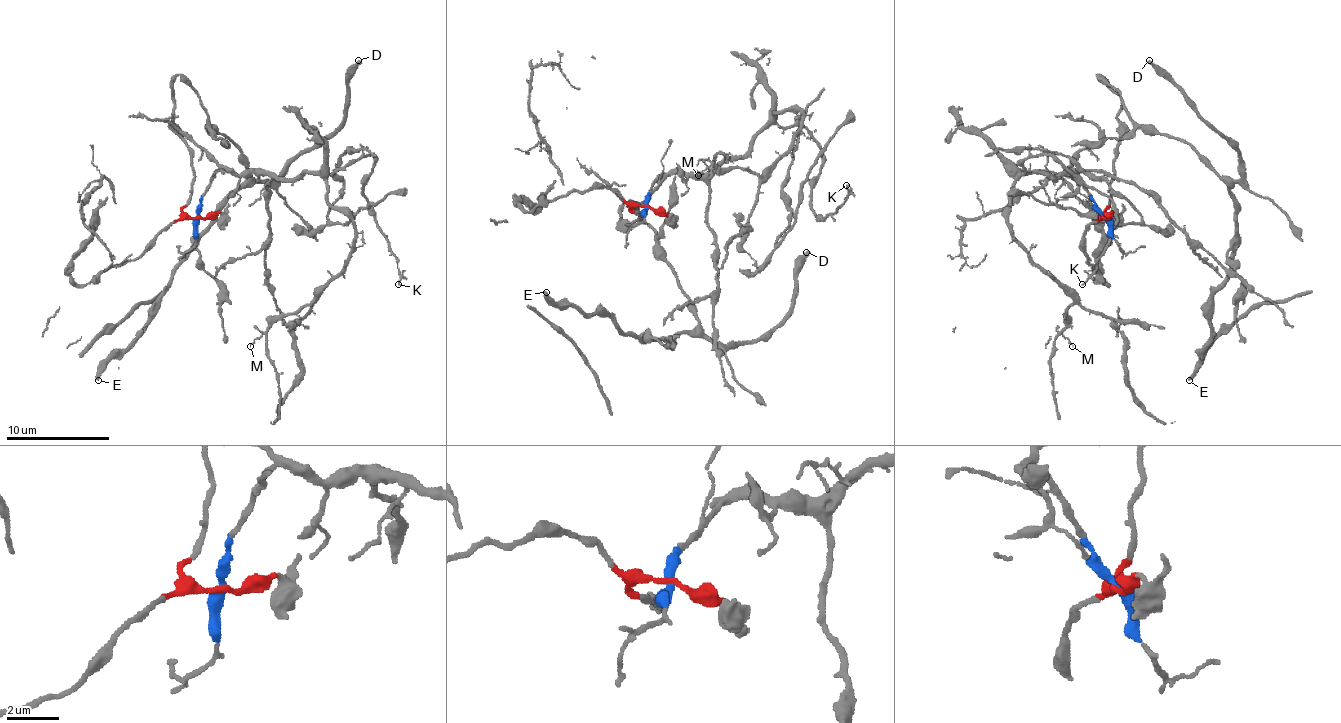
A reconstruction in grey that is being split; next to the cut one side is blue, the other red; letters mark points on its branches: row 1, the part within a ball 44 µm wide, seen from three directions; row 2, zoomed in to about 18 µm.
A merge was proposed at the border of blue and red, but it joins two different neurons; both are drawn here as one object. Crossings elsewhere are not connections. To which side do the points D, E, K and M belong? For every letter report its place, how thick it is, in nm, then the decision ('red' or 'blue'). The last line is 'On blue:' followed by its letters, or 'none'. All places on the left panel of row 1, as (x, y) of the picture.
D: at (358, 60); 320 nm thick; red
E: at (98, 380); 280 nm thick; red
K: at (398, 284); 90 nm thick; blue
M: at (250, 346); 100 nm thick; blue
On blue: K, M

